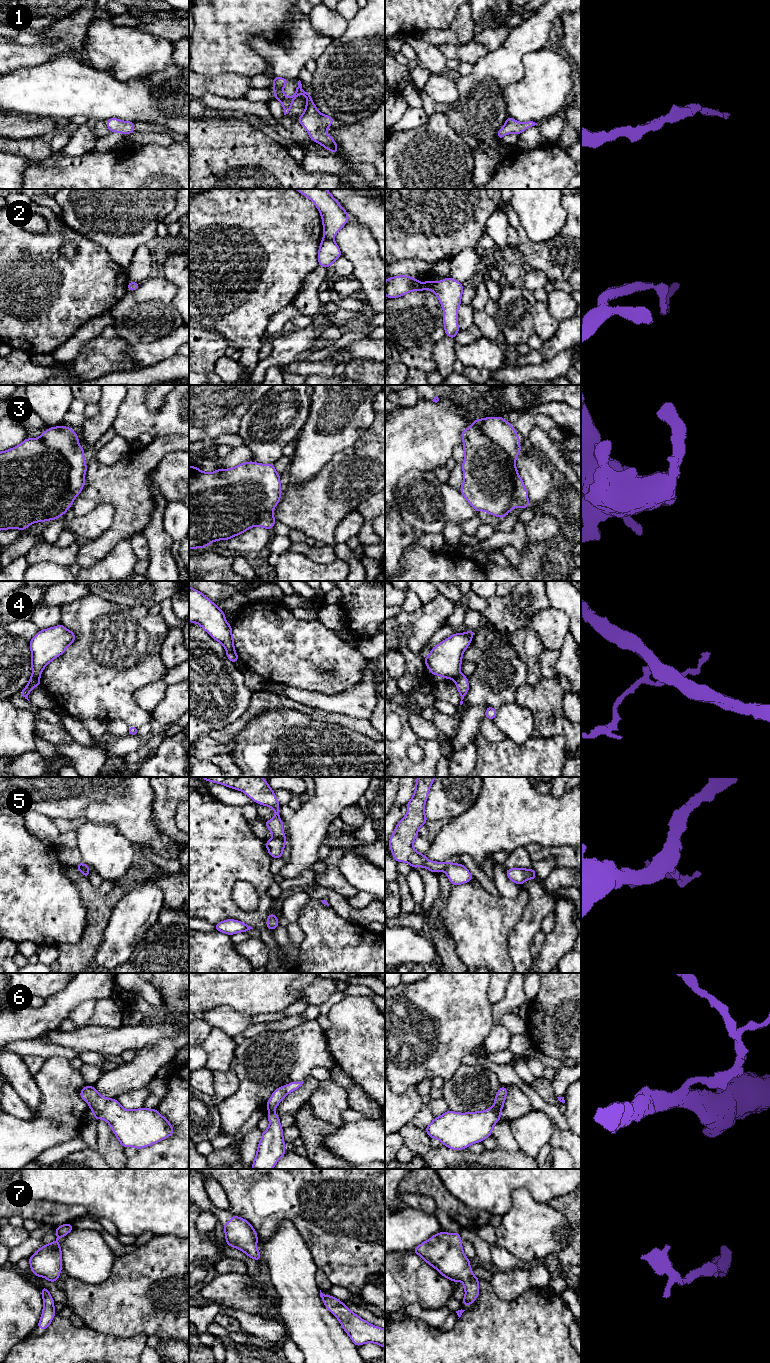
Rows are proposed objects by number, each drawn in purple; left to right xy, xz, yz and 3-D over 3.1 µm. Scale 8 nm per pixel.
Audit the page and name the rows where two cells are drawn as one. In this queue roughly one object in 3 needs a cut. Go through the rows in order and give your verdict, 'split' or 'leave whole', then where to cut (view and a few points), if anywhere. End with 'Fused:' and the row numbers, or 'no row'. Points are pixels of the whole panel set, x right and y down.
1: leave whole; no cut
2: split; cut in xz along (324, 237), (332, 240)
3: leave whole; no cut
4: split; cut in xy along (32, 675), (39, 677)
5: leave whole; no cut
6: leave whole; no cut
7: leave whole; no cut
Fused: 2, 4

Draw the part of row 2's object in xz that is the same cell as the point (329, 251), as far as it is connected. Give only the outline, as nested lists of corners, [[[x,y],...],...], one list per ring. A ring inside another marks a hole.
[[[323,238],[318,251],[318,263],[323,267],[330,267],[342,255],[337,243],[332,239]]]

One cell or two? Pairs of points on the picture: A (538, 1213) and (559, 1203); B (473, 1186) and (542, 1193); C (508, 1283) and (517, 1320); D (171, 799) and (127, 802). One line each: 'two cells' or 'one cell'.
A: two cells
B: one cell
C: two cells
D: two cells

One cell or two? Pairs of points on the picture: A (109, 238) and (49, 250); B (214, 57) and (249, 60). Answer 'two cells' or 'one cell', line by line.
A: two cells
B: one cell

